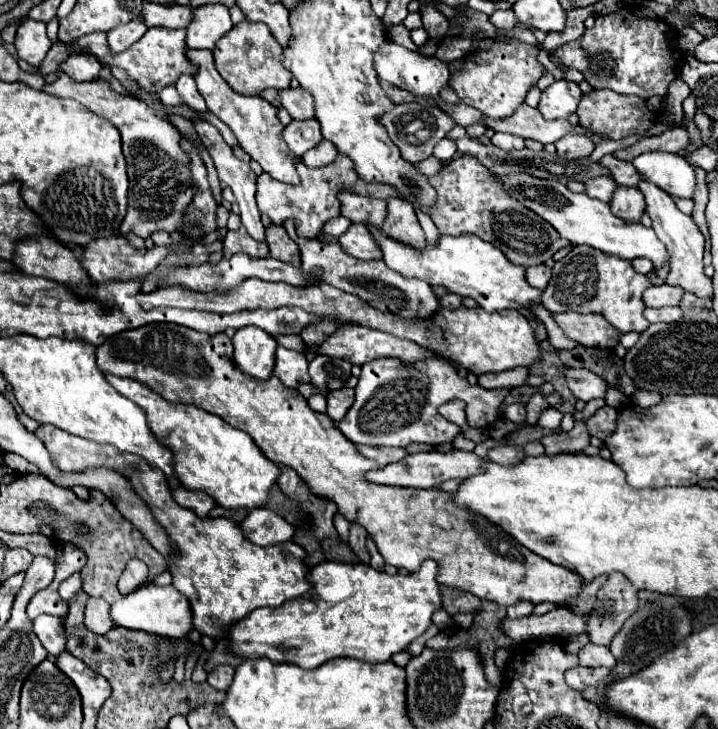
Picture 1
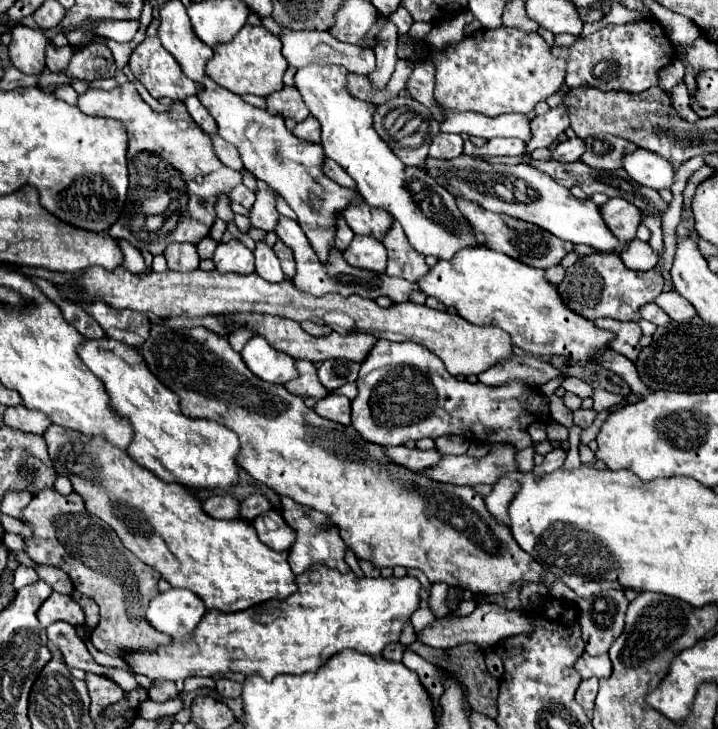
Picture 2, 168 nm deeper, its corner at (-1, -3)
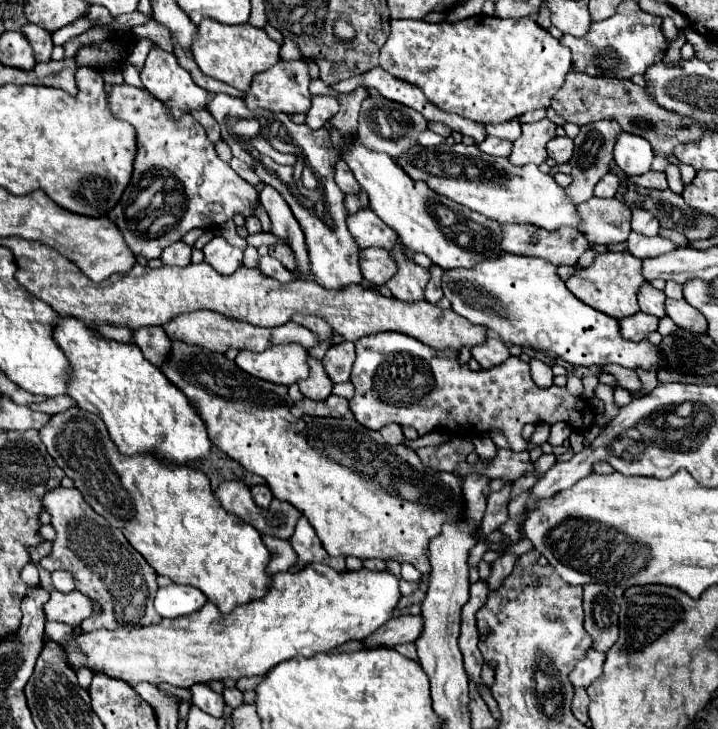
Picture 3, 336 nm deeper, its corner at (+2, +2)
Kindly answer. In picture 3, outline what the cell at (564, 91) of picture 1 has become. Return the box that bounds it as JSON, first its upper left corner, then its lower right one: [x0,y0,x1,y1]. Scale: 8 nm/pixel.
[509,117,557,165]

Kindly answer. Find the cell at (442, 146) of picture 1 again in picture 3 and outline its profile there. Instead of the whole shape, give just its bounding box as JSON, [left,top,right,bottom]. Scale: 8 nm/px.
[417,129,447,147]

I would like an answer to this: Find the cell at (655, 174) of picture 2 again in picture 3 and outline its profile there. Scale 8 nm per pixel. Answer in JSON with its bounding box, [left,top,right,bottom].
[615,133,653,177]

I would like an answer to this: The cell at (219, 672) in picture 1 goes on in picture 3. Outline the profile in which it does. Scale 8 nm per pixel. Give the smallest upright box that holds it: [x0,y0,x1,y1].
[223,687,243,709]

